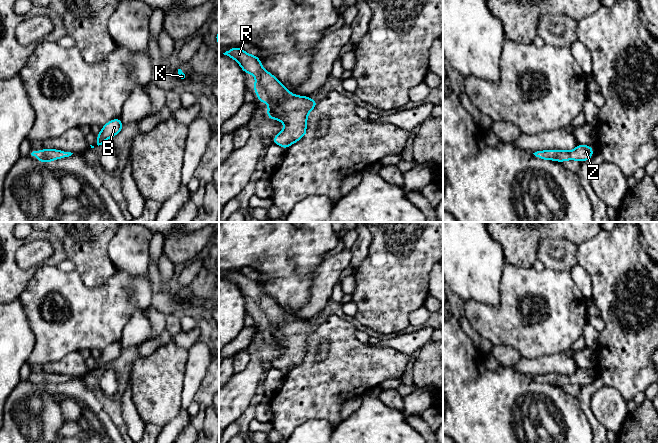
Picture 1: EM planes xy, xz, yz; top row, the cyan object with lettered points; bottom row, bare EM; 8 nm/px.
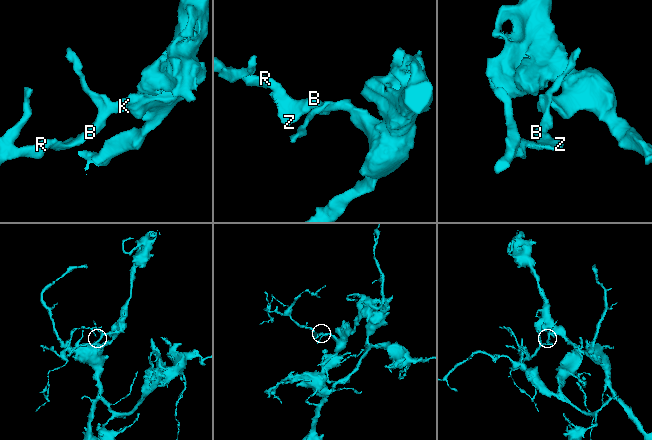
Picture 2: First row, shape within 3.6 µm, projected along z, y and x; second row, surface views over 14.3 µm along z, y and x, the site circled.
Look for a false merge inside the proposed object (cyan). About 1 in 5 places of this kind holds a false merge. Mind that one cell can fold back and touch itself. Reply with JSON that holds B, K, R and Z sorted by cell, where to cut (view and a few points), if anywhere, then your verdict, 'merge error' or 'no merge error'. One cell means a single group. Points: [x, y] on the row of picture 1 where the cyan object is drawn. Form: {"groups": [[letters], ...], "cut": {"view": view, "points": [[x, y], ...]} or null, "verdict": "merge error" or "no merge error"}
{"groups": [["B", "K", "R", "Z"]], "cut": null, "verdict": "no merge error"}

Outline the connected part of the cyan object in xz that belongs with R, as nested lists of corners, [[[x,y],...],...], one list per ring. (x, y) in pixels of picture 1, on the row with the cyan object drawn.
[[[234,47],[223,54],[236,60],[244,73],[256,77],[256,81],[253,82],[254,92],[259,98],[259,103],[268,102],[267,118],[285,124],[285,128],[271,140],[272,143],[287,149],[307,135],[307,118],[318,101],[308,96],[290,93],[274,75],[263,69],[258,56],[250,55],[239,47]]]

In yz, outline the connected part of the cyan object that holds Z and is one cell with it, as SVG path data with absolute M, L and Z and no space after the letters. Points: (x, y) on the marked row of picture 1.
M578 144L572 151L565 150L542 150L533 153L536 157L544 160L554 160L563 162L567 160L577 160L579 162L587 161L592 158L593 147Z

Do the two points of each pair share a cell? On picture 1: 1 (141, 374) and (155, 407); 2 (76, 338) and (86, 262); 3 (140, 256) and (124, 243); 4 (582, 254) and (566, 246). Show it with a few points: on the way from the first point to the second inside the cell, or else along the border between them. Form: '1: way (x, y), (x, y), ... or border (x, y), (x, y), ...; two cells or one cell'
1: way (149, 382), (155, 388), (155, 399); one cell
2: border (75, 269), (88, 287), (99, 287), (106, 281); two cells
3: way (136, 255), (128, 247); one cell
4: border (576, 245), (576, 262), (578, 264); two cells

